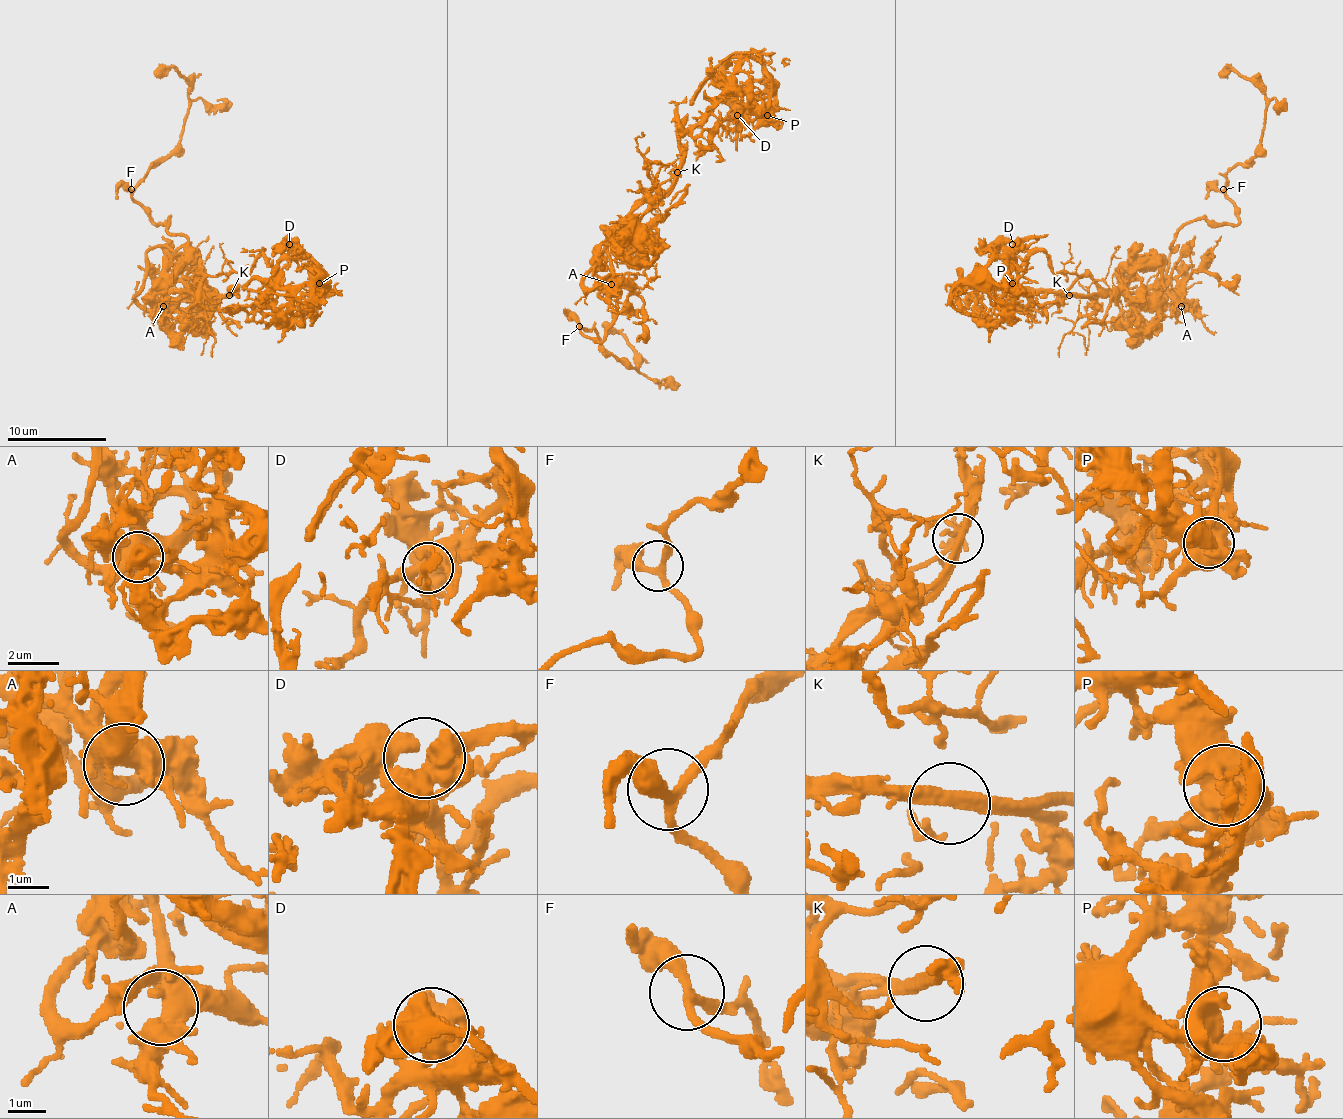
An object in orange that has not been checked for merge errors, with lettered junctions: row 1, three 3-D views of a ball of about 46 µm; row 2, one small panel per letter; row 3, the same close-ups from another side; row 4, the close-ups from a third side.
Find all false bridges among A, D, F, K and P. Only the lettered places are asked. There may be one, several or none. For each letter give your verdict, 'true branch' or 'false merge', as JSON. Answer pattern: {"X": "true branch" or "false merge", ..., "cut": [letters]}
{"A": "true branch", "D": "true branch", "F": "true branch", "K": "false merge", "P": "true branch", "cut": ["K"]}

